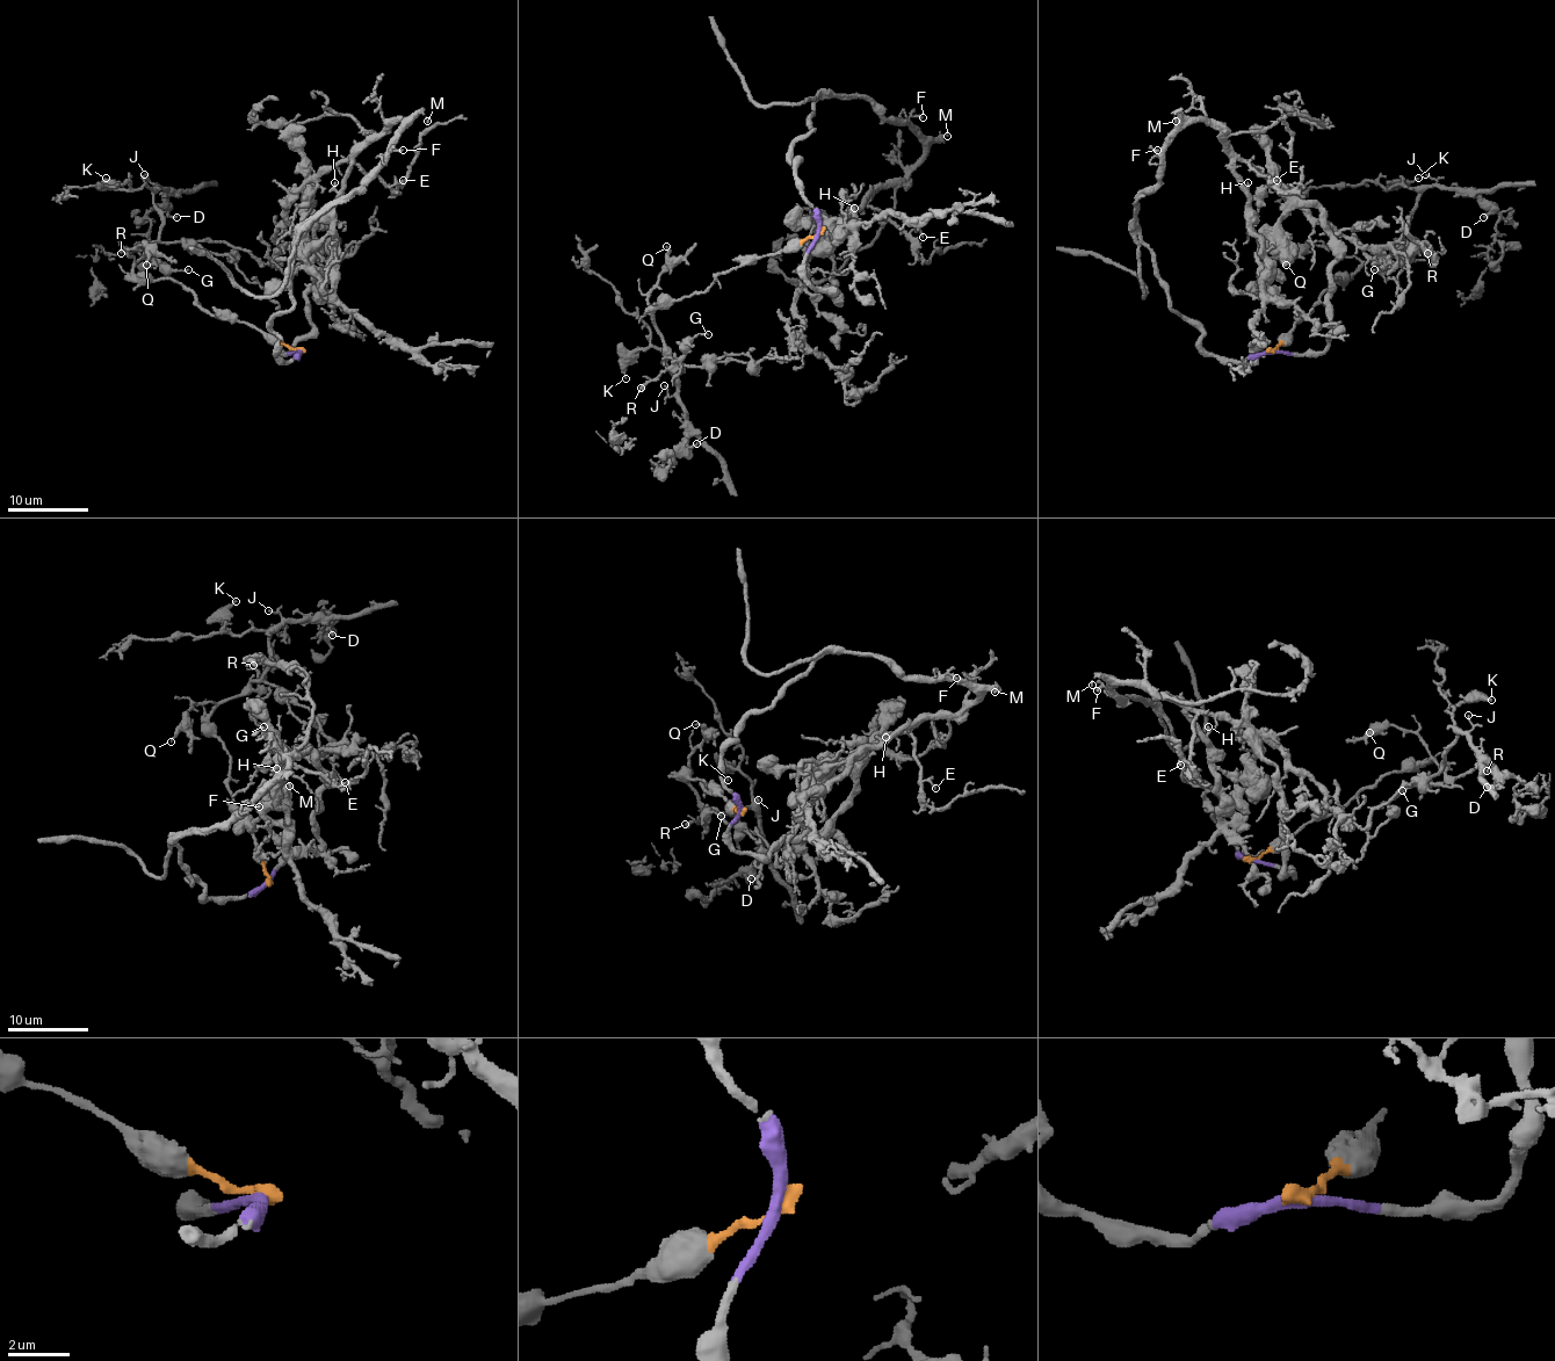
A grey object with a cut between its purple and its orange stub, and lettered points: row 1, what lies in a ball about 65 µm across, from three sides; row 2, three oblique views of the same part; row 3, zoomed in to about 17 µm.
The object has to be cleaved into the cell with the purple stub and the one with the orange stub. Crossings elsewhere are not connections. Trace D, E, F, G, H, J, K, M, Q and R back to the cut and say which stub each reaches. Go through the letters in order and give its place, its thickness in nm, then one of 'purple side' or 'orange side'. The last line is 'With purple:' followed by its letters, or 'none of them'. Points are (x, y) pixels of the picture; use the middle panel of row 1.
D: place (696, 443); calibre 150 nm; orange side
E: place (923, 237); calibre 120 nm; purple side
F: place (923, 117); calibre 160 nm; purple side
G: place (708, 334); calibre 130 nm; orange side
H: place (854, 208); calibre 130 nm; purple side
J: place (664, 385); calibre 100 nm; orange side
K: place (626, 378); calibre 120 nm; orange side
M: place (947, 136); calibre 110 nm; purple side
Q: place (666, 246); calibre 110 nm; orange side
R: place (641, 388); calibre 320 nm; orange side
With purple: E, F, H, M

